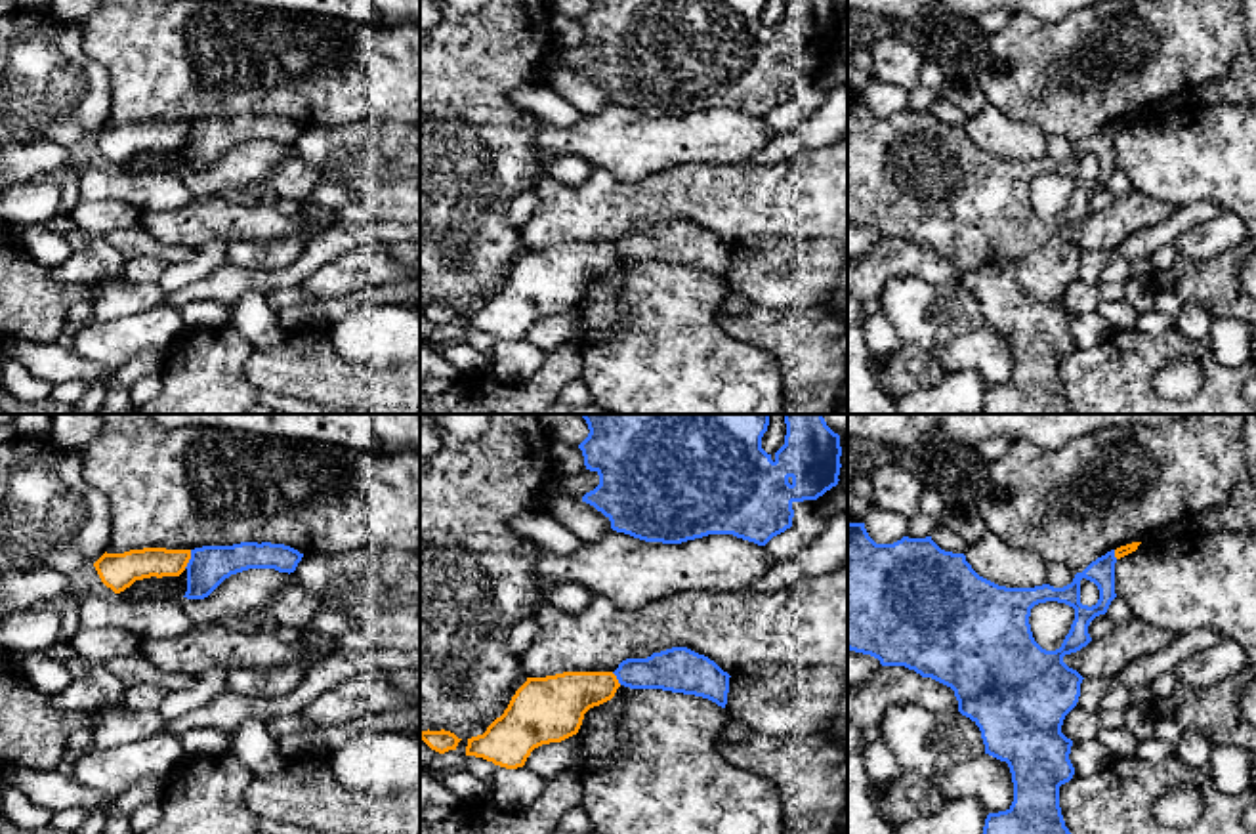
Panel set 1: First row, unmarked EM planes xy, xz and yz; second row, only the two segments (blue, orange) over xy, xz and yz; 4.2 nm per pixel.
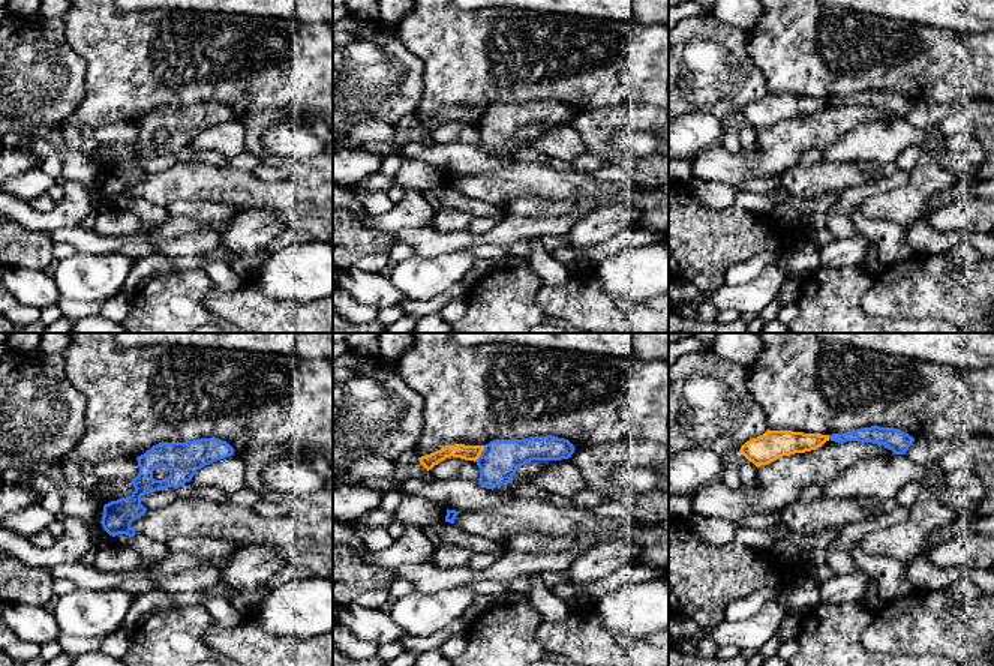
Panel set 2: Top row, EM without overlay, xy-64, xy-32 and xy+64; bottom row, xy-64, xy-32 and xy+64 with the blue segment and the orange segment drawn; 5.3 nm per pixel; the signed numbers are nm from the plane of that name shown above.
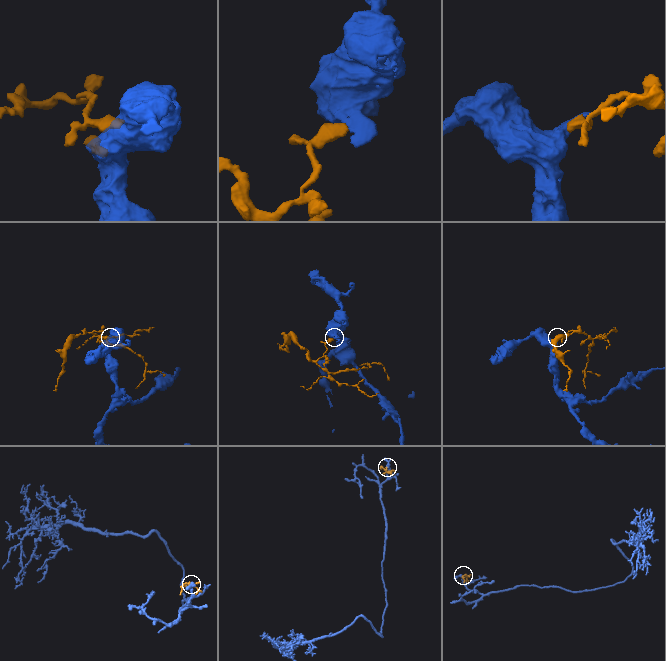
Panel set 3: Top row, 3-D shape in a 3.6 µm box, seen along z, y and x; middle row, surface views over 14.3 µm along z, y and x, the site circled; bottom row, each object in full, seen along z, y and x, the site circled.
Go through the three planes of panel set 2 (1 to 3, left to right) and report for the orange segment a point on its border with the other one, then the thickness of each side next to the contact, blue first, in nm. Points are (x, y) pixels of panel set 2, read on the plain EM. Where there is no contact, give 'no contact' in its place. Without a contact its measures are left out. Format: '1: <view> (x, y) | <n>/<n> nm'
1: no contact
2: xy-32 (482, 117) | 220/80 nm
3: xy+64 (829, 101) | 90/140 nm

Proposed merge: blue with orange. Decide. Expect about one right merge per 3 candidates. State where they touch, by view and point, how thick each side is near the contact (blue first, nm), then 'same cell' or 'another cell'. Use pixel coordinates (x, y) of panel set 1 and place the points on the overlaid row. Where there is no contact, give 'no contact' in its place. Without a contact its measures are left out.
meets blue in xy at (189, 560); 170 nm thick on the blue side, 130 nm on the other; another cell

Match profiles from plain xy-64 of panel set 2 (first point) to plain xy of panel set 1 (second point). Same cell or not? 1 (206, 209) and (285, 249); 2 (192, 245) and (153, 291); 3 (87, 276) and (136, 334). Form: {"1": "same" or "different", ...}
{"1": "same", "2": "different", "3": "same"}

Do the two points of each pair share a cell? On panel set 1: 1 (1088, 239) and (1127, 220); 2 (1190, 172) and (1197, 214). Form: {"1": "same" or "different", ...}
{"1": "same", "2": "different"}

